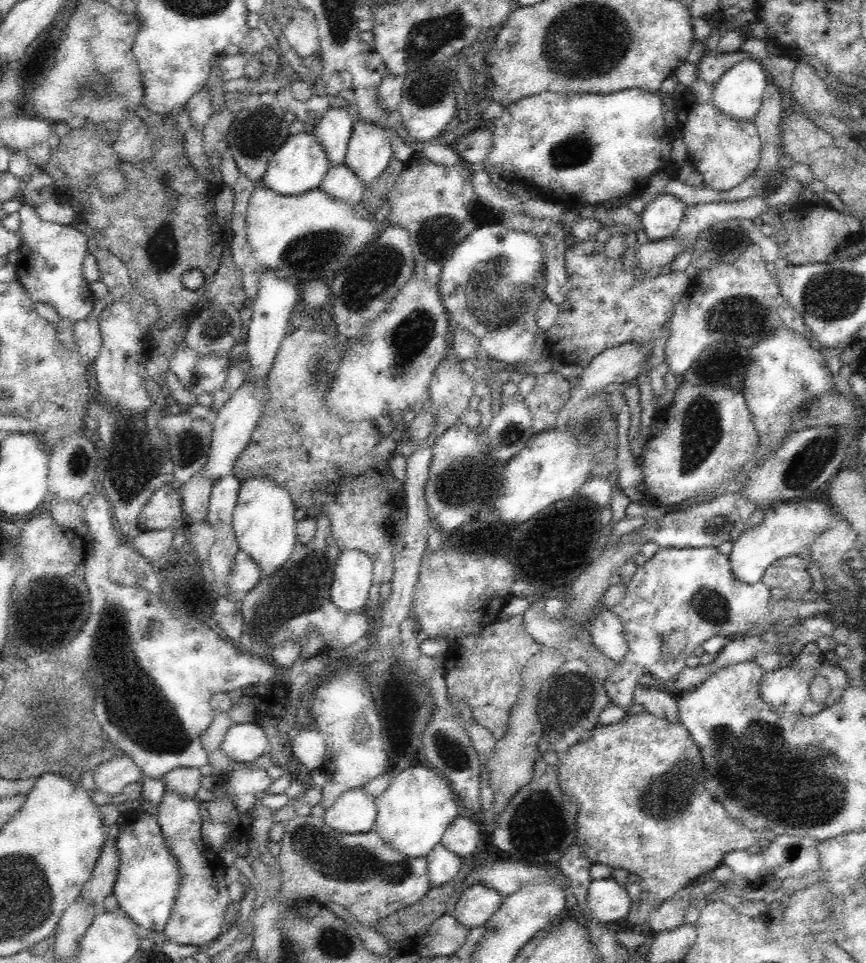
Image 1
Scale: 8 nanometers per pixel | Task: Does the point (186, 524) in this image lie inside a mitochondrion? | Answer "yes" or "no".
no

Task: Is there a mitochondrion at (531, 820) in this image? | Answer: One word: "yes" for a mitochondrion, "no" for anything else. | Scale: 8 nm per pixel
yes

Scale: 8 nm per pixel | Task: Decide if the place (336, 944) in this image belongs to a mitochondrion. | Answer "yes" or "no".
yes

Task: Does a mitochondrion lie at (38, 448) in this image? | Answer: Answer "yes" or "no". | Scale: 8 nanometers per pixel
no

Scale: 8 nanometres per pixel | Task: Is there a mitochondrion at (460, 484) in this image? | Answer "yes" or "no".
yes

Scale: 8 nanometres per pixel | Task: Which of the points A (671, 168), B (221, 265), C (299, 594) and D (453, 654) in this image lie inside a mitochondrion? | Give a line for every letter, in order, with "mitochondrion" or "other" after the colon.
A: other
B: other
C: mitochondrion
D: other

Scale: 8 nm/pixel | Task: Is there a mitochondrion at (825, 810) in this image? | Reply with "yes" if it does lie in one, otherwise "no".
yes

